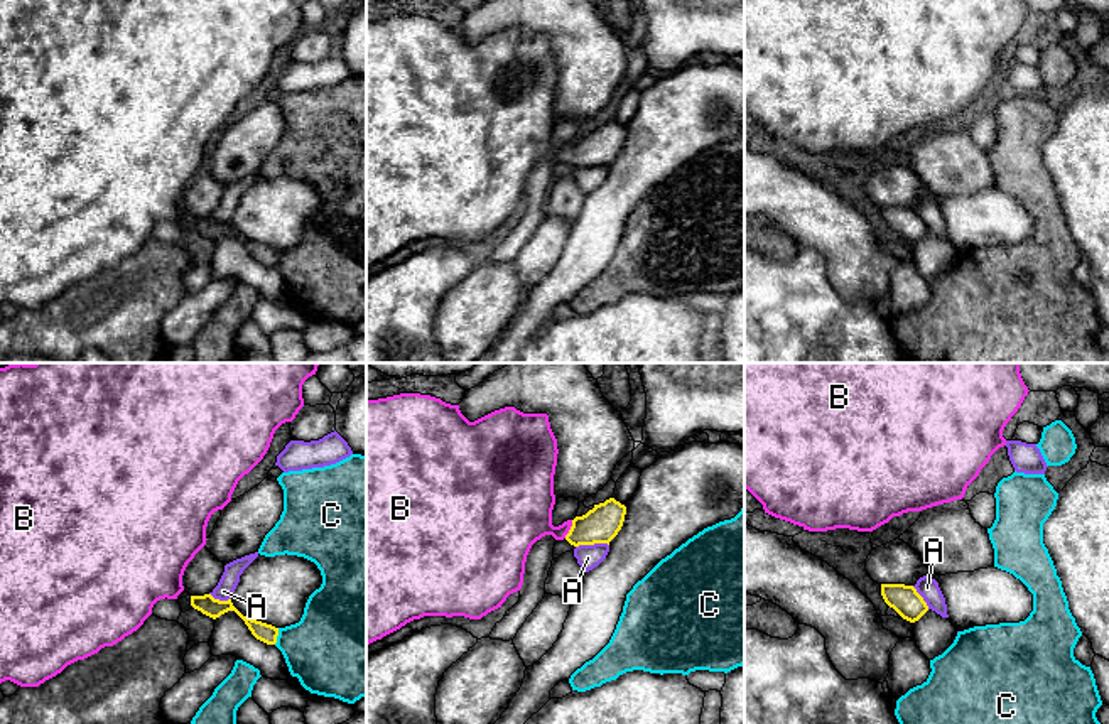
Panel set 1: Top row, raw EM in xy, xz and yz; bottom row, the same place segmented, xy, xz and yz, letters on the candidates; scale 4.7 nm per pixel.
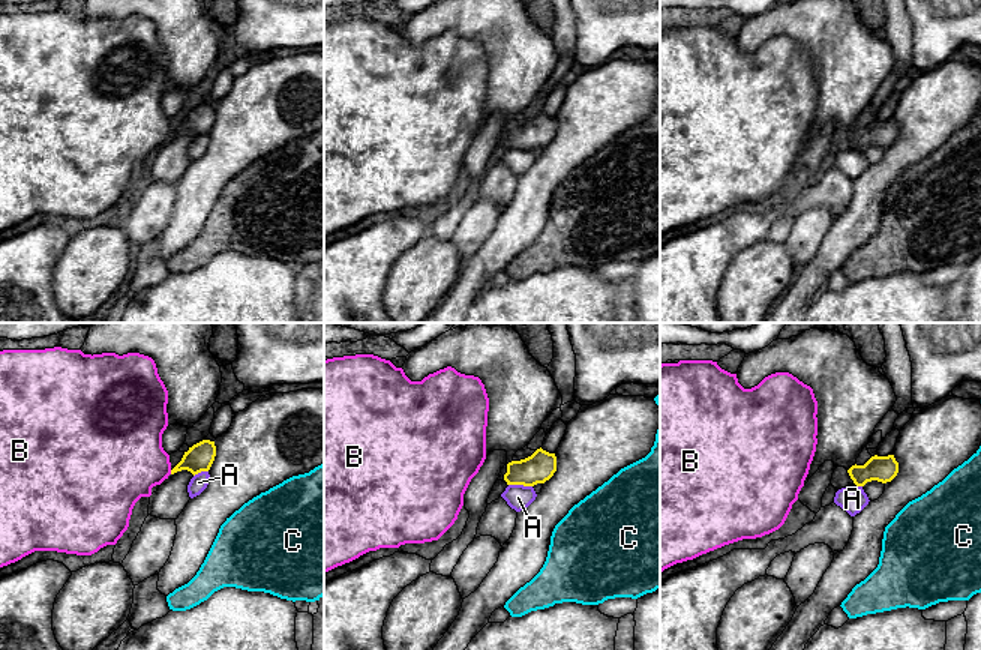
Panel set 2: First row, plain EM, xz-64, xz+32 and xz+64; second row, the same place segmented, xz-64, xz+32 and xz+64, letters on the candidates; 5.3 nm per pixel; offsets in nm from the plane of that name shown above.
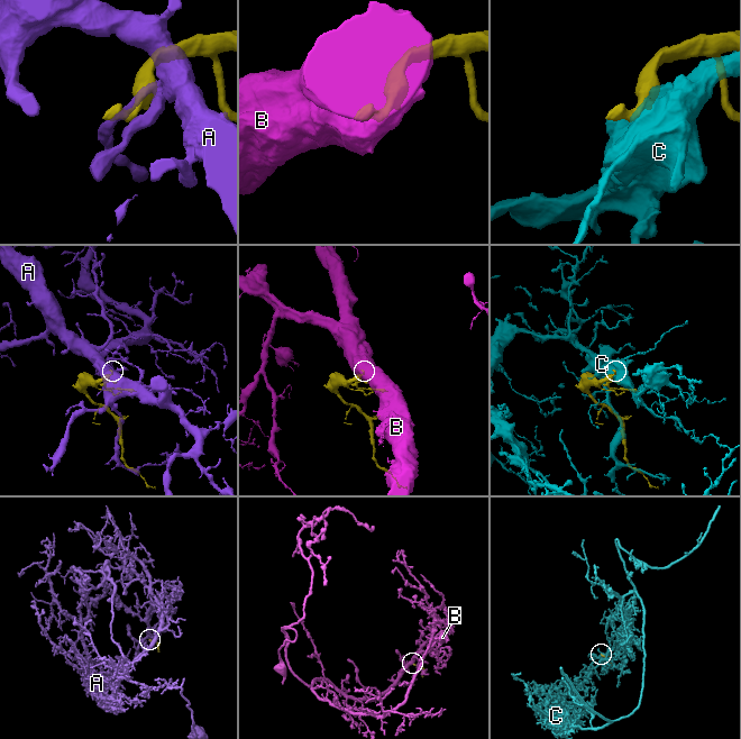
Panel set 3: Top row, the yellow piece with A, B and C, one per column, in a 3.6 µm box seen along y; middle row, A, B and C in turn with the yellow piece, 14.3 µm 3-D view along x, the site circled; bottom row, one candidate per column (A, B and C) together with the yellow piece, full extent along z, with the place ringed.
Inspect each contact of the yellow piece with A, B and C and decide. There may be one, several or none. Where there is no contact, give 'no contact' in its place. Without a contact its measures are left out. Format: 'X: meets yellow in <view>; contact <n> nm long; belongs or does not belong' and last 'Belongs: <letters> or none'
A: meets yellow in xz; contact 160 nm long; does not belong
B: meets yellow in xz; contact 100 nm long; belongs
C: meets yellow in xy; contact 80 nm long; does not belong
Belongs: B

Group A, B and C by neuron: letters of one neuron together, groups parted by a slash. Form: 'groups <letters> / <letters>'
groups A / B / C

